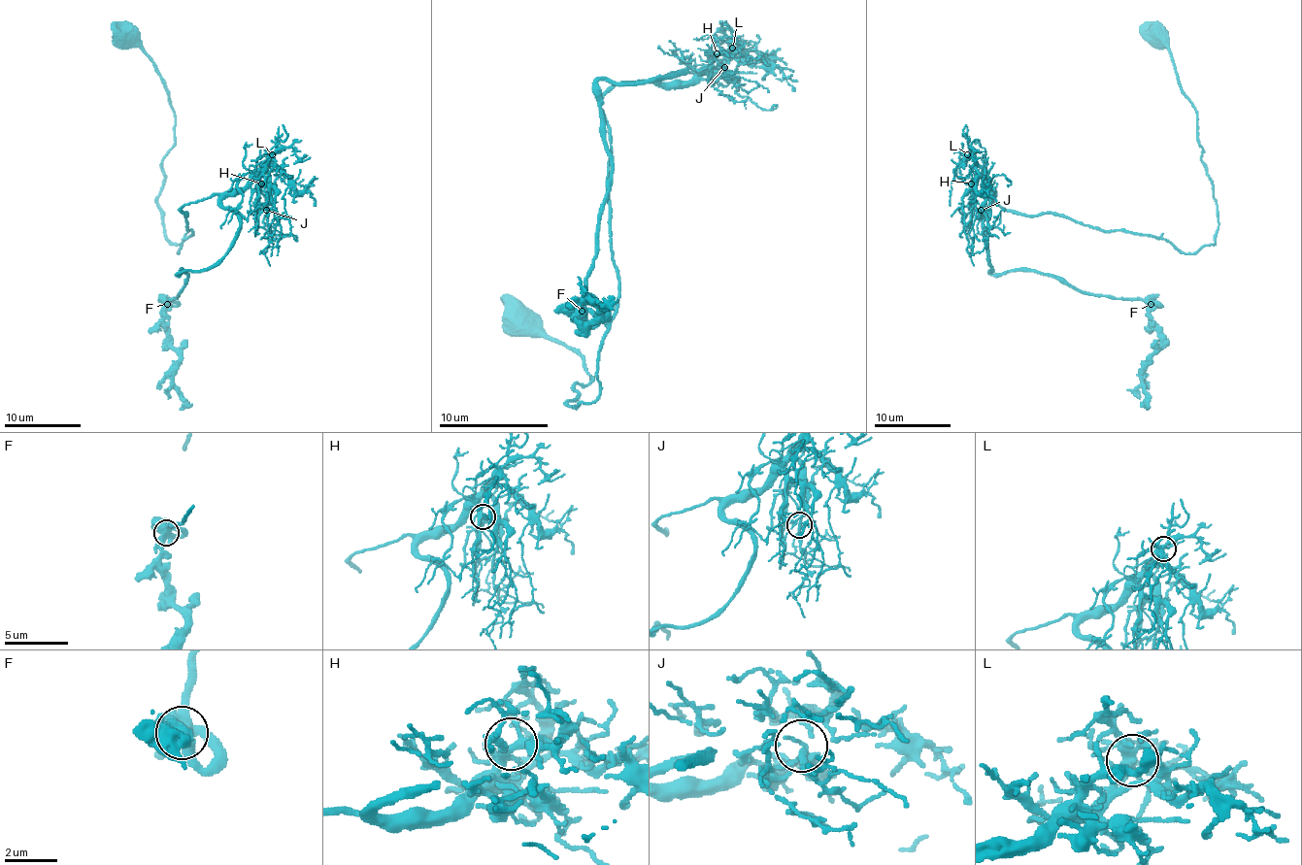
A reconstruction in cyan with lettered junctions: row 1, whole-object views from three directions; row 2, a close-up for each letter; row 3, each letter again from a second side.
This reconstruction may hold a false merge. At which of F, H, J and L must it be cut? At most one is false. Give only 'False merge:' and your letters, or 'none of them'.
False merge: none of them

